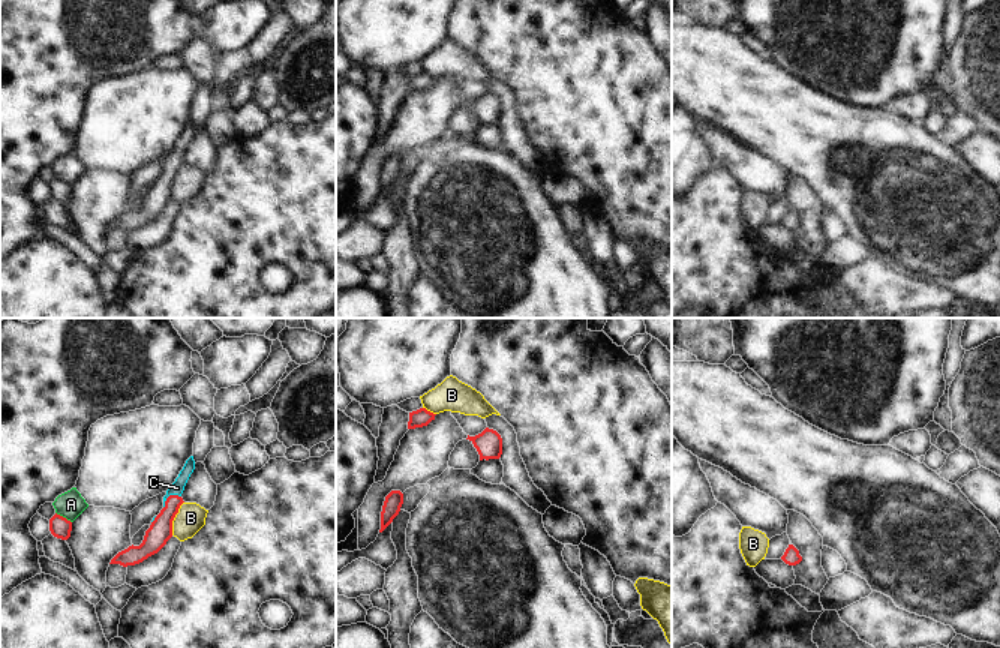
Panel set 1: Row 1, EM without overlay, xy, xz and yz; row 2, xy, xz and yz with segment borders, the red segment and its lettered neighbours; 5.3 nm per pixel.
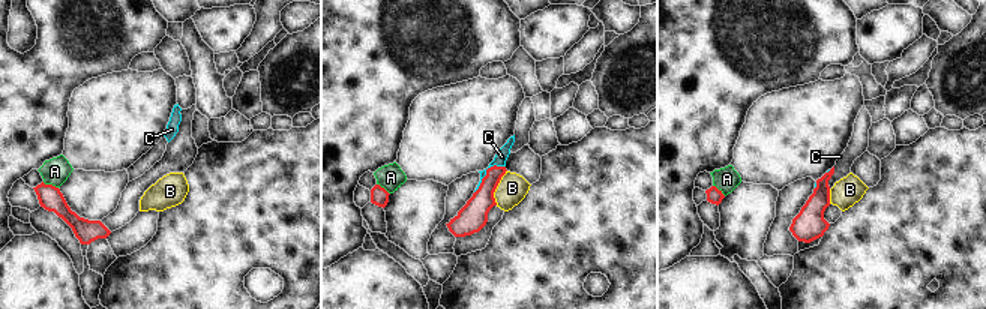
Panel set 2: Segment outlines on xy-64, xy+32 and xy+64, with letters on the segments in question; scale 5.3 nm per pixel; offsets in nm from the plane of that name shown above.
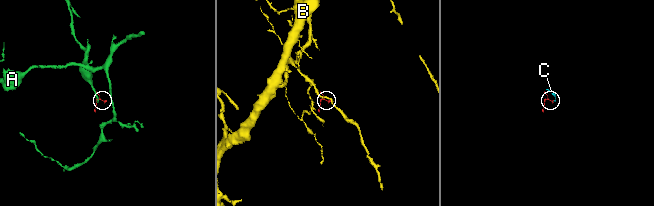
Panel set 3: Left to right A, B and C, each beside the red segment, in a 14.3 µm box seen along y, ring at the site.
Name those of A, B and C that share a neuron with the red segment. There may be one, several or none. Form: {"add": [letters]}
{"add": ["C"]}

